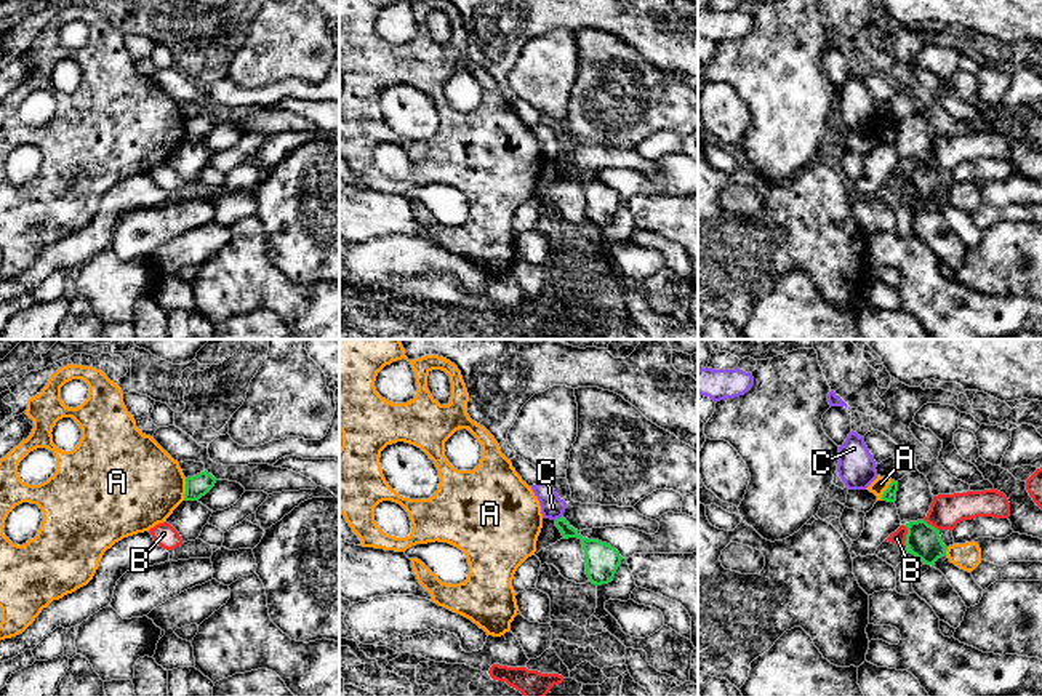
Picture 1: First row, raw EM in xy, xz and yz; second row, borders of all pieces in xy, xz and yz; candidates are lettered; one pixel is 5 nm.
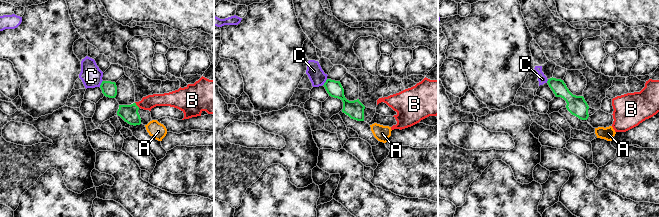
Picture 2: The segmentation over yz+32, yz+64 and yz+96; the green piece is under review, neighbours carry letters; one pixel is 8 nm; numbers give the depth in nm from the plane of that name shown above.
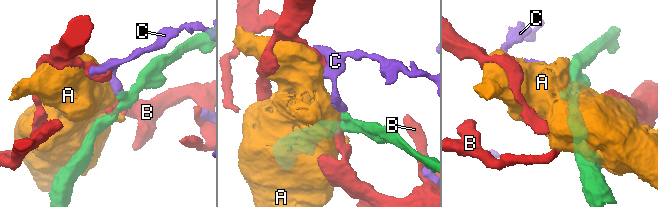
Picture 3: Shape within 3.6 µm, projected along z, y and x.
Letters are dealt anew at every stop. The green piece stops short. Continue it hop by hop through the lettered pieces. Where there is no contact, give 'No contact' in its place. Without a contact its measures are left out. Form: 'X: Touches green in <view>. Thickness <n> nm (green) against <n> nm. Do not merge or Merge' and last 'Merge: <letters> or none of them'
A: Touches green in xy. Thickness 110 nm (green) against 440 nm. Do not merge
B: Touches green in yz. Thickness 170 nm (green) against 70 nm. Do not merge
C: Touches green in xz. Thickness 120 nm (green) against 120 nm. Do not merge
Merge: none of them

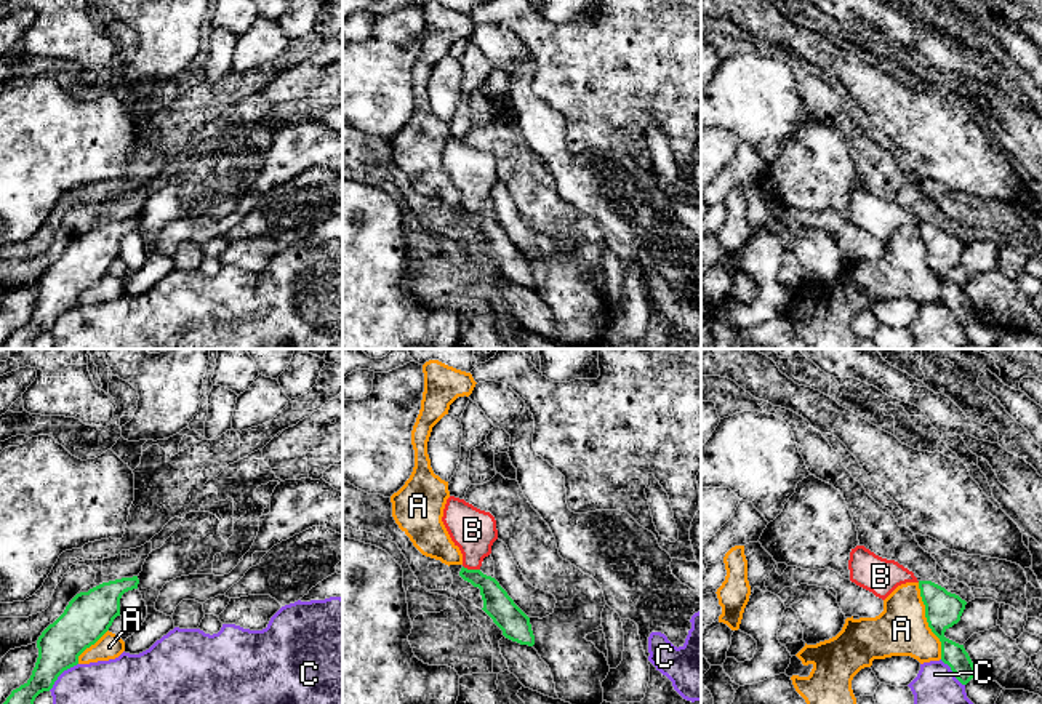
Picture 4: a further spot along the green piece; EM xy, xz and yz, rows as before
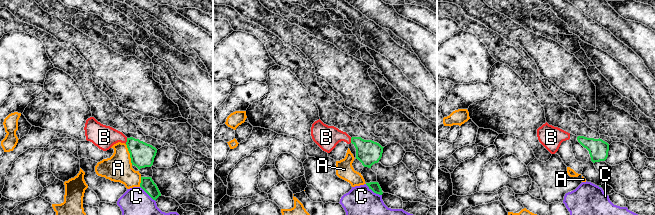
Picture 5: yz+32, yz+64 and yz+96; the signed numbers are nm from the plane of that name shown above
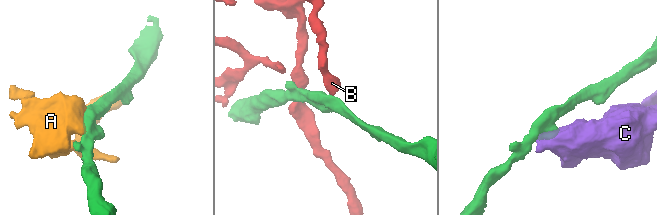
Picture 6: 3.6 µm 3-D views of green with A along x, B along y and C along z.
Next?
A: Touches green in yz. Thickness 180 nm (green) against 260 nm. Do not merge
B: Touches green in xz. Thickness 150 nm (green) against 220 nm. Do not merge
C: Touches green in xy. Thickness 220 nm (green) against 440 nm. Do not merge
Merge: none of them

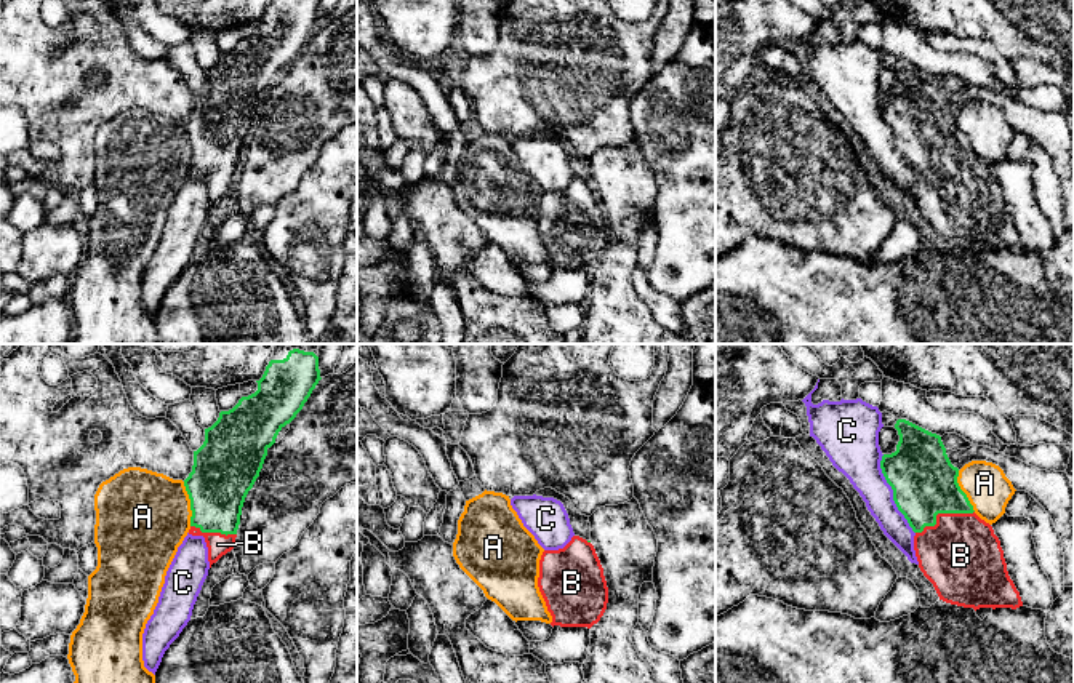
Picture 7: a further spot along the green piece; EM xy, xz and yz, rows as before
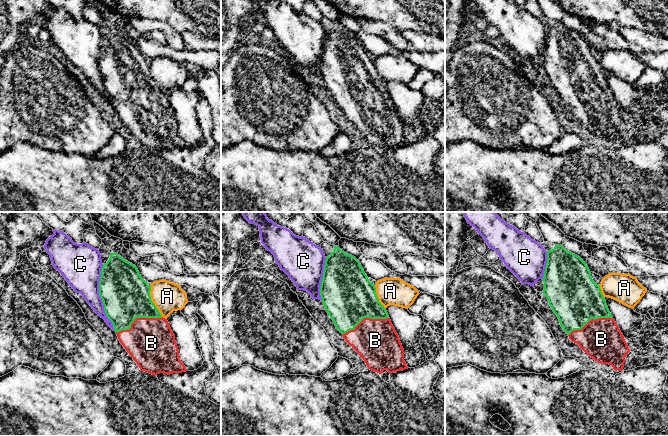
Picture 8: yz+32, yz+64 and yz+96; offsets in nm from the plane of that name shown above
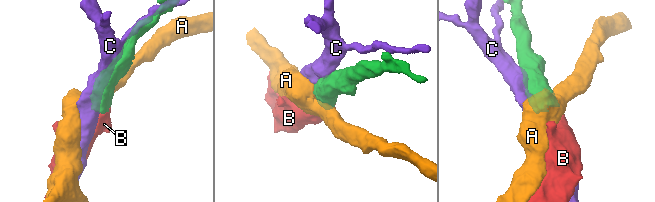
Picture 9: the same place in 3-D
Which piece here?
A: Touches green in xy. Thickness 320 nm (green) against 460 nm. Do not merge
B: Touches green in yz. Thickness 320 nm (green) against 400 nm. Merge
C: Touches green in yz. Thickness 320 nm (green) against 220 nm. Do not merge
Merge: B

